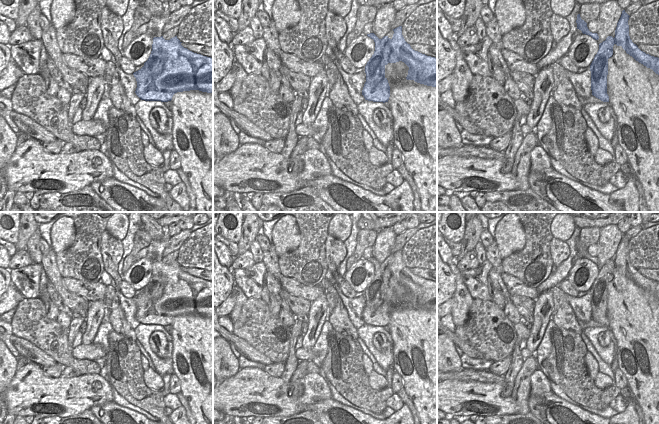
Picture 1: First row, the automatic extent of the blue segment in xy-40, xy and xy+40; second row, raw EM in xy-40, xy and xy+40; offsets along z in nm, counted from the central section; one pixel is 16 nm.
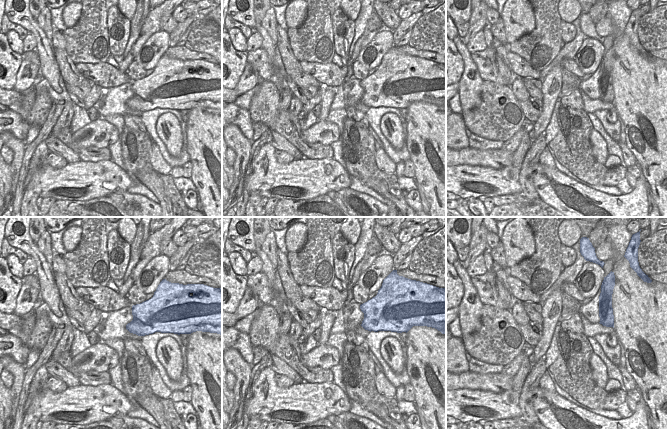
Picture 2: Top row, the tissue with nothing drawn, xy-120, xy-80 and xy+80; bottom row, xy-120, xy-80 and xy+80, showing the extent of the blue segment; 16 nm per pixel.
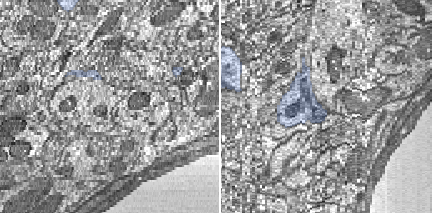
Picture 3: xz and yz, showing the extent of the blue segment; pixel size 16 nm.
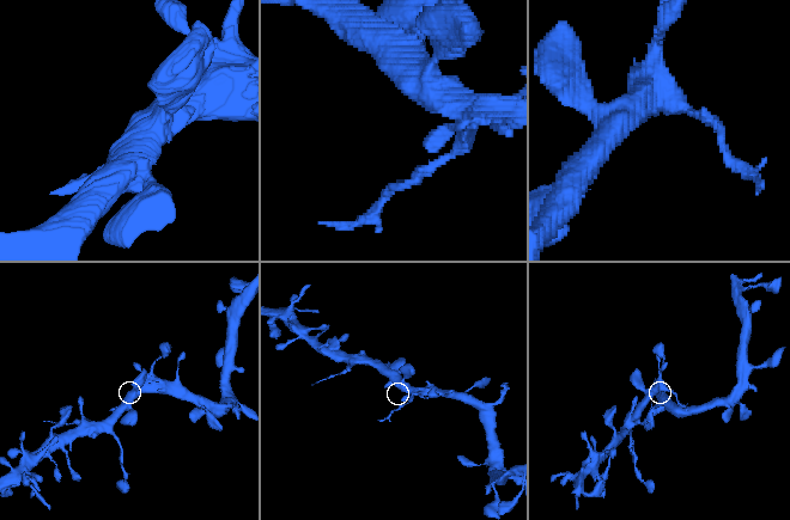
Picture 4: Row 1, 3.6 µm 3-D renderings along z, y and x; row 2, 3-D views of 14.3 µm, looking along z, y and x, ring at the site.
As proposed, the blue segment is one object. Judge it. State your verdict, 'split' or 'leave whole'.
leave whole

